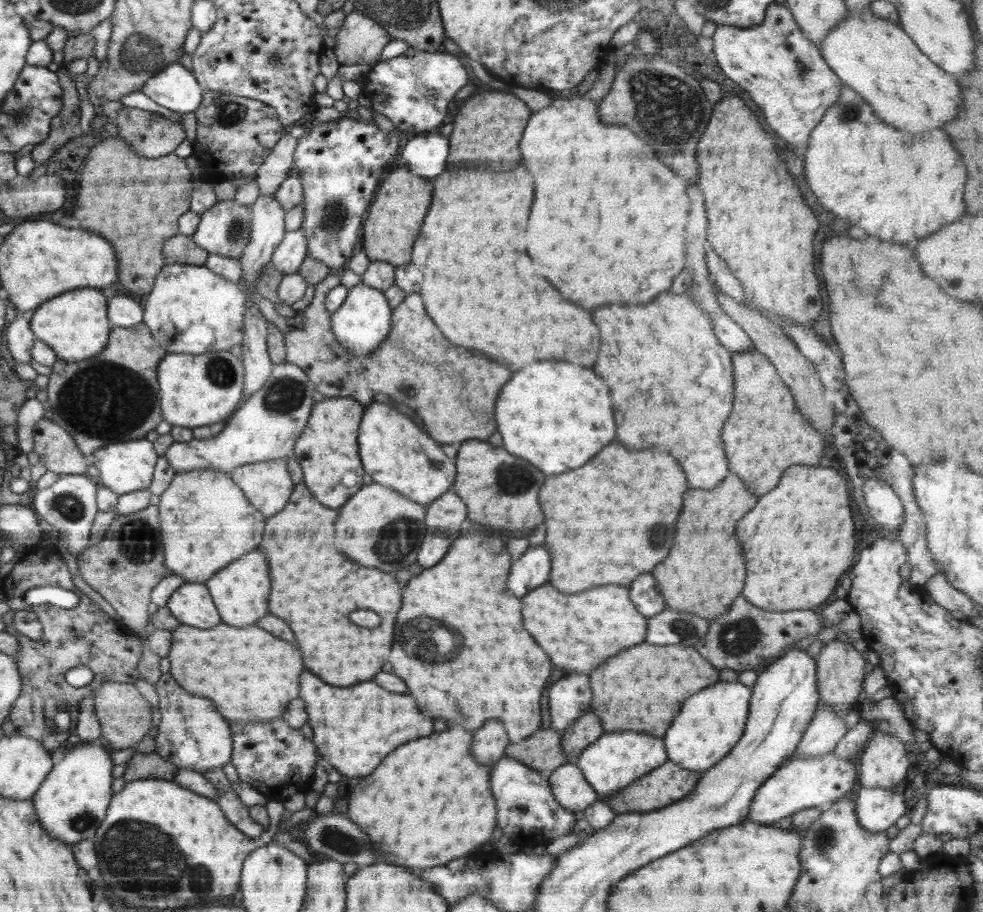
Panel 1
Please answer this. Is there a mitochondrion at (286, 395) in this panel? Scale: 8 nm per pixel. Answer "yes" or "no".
yes

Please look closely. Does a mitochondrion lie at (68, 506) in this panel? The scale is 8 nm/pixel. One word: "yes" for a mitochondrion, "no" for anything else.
yes

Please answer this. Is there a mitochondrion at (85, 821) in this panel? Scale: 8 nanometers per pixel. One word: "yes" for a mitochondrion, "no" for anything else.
yes

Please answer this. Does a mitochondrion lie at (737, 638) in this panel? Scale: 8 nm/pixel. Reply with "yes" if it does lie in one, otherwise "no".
yes

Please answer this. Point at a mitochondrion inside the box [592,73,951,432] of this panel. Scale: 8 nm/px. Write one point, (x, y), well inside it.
(850, 112)

